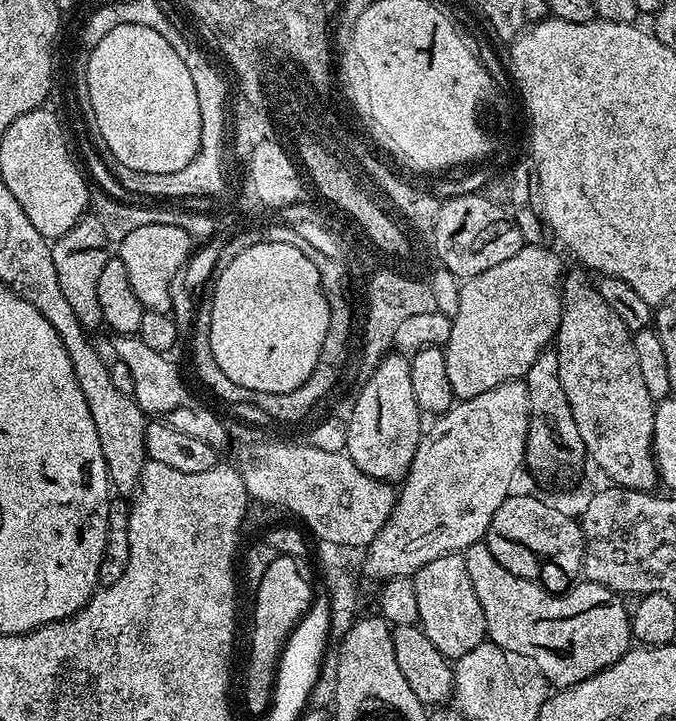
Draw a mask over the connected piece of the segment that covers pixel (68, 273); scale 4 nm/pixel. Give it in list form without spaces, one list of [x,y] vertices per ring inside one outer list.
[[[85,215],[66,234],[51,241],[54,271],[58,273],[58,286],[62,286],[62,295],[70,302],[70,310],[86,330],[100,328],[102,324],[102,306],[98,306],[98,278],[110,259],[110,241],[106,226],[102,226],[99,216]]]

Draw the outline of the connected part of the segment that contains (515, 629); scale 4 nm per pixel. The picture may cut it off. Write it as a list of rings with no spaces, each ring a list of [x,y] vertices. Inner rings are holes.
[[[484,542],[472,544],[464,549],[462,555],[466,570],[470,570],[470,582],[474,582],[474,594],[478,594],[482,614],[486,614],[487,639],[506,651],[534,659],[549,685],[557,689],[573,688],[578,682],[618,662],[618,658],[625,656],[633,643],[629,609],[624,609],[624,604],[620,601],[623,599],[609,588],[604,588],[601,584],[576,582],[557,594],[537,581],[523,580],[510,574],[510,570],[503,568],[494,554],[490,554],[487,543]]]

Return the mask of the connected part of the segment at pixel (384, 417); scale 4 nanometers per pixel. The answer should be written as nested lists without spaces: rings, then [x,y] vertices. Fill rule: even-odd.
[[[386,355],[372,376],[363,381],[364,385],[356,396],[356,405],[346,419],[344,442],[348,456],[358,470],[381,482],[403,481],[414,462],[422,435],[422,413],[418,402],[414,402],[408,362],[407,355]]]

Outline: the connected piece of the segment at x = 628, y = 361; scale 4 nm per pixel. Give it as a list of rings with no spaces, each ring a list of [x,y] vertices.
[[[565,271],[562,276],[562,287],[560,290],[560,325],[556,331],[554,341],[554,351],[558,358],[558,378],[562,378],[562,390],[566,390],[566,402],[570,402],[570,414],[574,414],[574,426],[578,426],[578,434],[582,434],[584,450],[589,461],[592,460],[609,476],[613,485],[621,488],[633,488],[639,492],[652,492],[655,484],[658,484],[658,473],[656,470],[656,453],[652,451],[652,439],[654,438],[654,418],[656,417],[656,404],[650,398],[650,390],[646,390],[646,385],[642,379],[640,367],[638,367],[638,354],[634,354],[633,332],[602,302],[602,294],[599,287],[594,283],[593,277],[587,271],[580,272]]]

